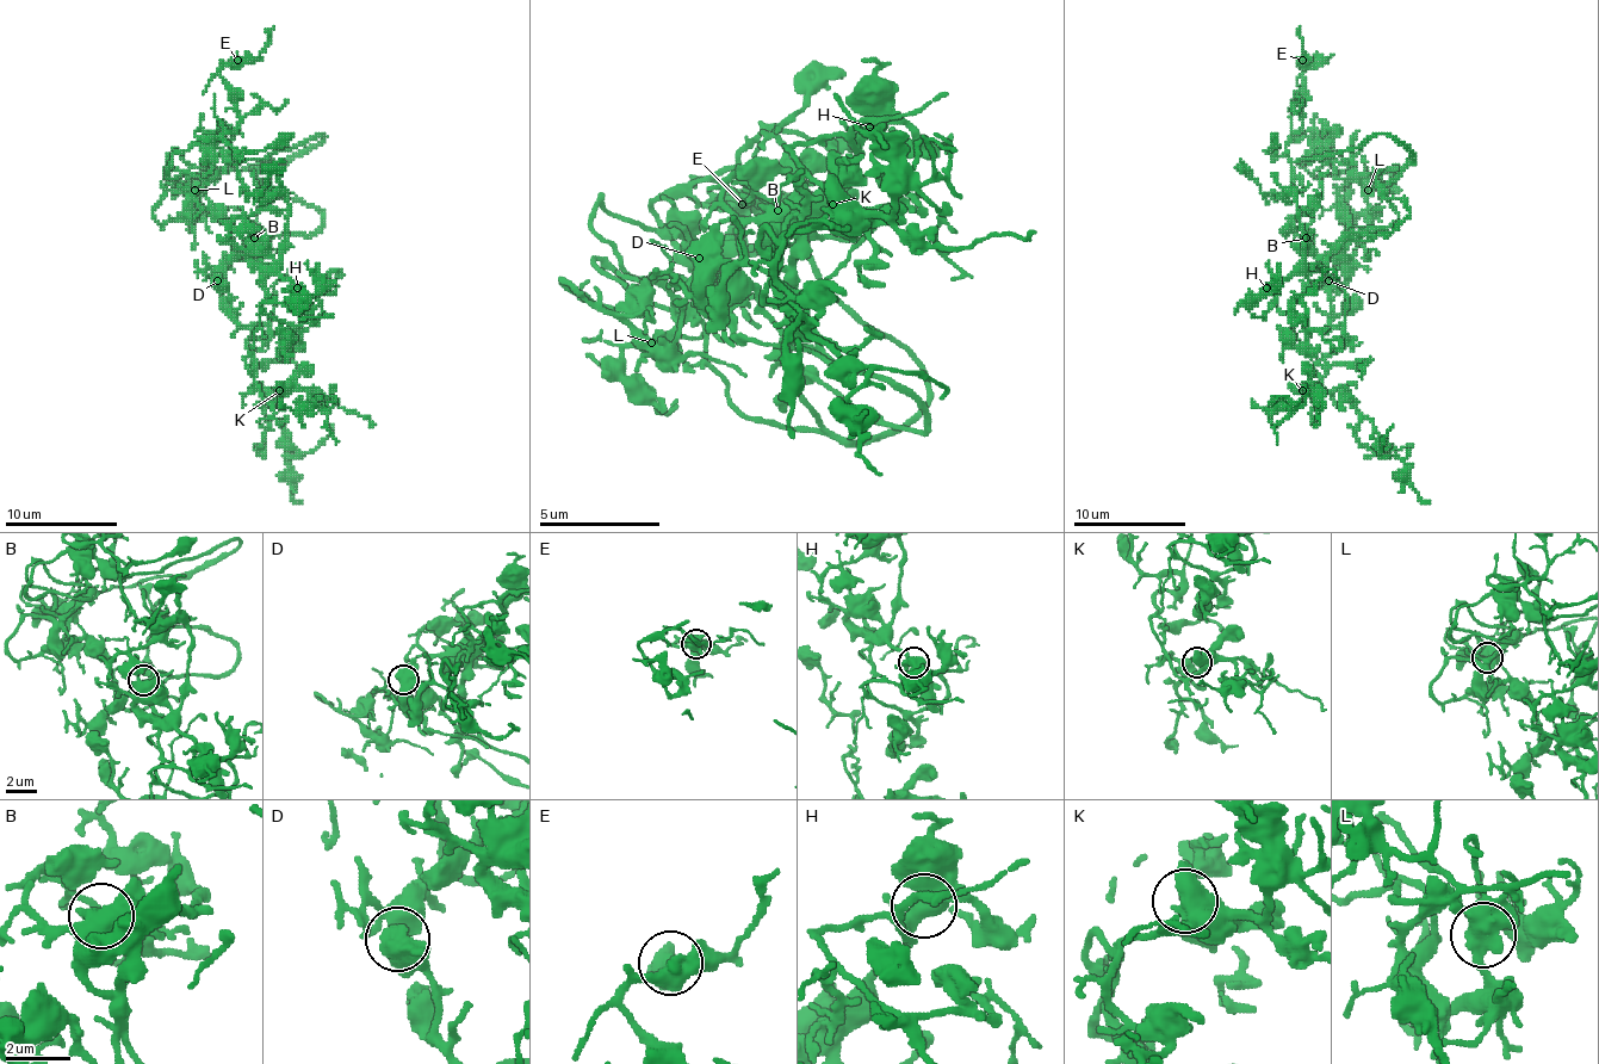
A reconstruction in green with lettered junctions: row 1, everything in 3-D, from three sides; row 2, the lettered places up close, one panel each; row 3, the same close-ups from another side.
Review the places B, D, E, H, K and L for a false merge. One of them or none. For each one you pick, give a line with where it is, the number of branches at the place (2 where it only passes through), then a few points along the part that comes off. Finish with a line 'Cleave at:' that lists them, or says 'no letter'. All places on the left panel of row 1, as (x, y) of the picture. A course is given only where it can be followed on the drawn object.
H: at (297, 288); 3 branches meet; foreign part runs (296, 289), (262, 260), (256, 218), (262, 190), (250, 167)
Cleave at: H

